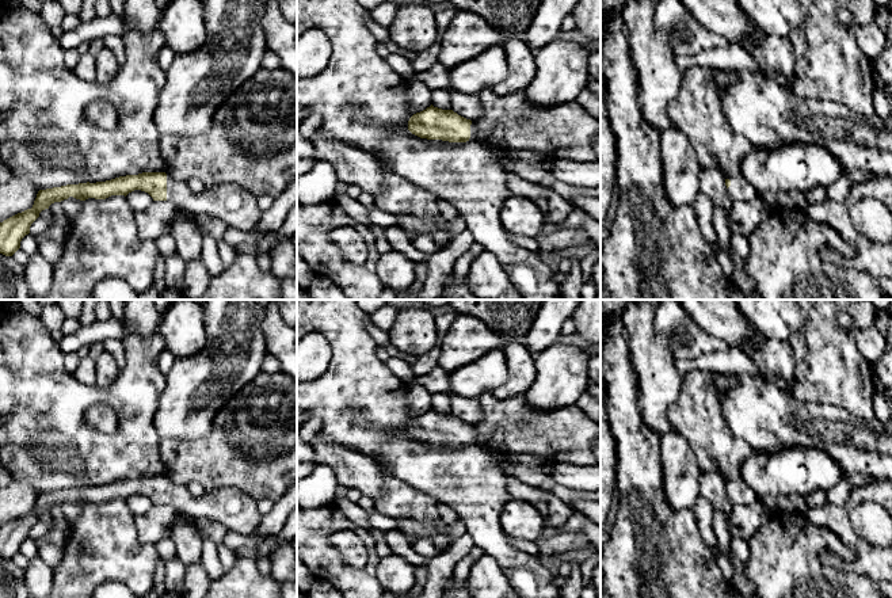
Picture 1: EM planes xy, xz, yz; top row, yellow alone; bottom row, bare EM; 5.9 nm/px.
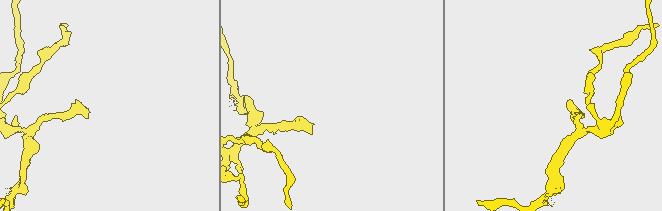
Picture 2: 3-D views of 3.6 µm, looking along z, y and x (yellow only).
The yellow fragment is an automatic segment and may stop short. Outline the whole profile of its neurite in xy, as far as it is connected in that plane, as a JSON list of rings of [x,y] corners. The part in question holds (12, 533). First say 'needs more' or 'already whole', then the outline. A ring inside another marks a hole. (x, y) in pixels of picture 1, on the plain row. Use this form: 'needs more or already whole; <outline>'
needs more; [[[142,476],[106,485],[39,494],[31,513],[0,526],[0,557],[12,560],[20,552],[22,542],[30,537],[30,530],[39,517],[54,506],[69,500],[80,504],[106,503],[111,499],[126,500],[134,494],[148,496],[153,504],[169,504],[191,518],[218,522],[228,532],[240,534],[252,534],[263,517],[258,509],[258,500],[235,488],[206,491],[202,496],[195,498],[187,485],[176,484],[165,476]]]

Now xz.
needs more; [[[432,408],[409,422],[408,434],[415,439],[427,443],[485,446],[470,423],[458,419],[453,414],[442,414]]]

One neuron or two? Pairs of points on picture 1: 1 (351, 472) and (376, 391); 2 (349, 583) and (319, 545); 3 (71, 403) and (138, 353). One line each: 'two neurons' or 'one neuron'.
1: two neurons
2: one neuron
3: one neuron

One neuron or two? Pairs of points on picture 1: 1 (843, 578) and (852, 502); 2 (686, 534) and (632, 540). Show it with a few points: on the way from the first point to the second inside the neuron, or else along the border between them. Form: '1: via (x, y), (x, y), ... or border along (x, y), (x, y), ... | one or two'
1: border along (850, 570), (864, 574), (877, 583) | two
2: via (673, 539), (670, 541), (645, 541) | one

